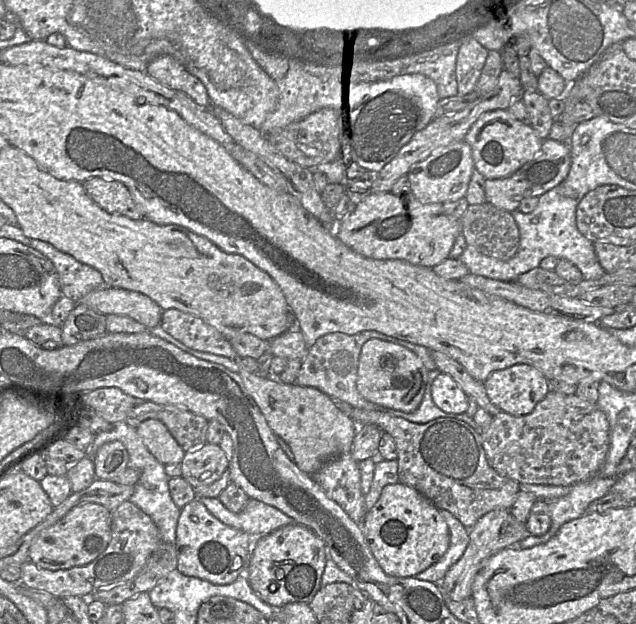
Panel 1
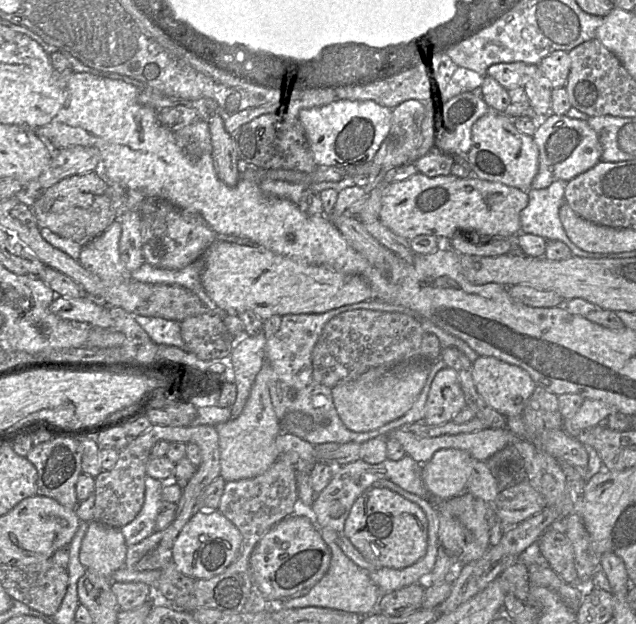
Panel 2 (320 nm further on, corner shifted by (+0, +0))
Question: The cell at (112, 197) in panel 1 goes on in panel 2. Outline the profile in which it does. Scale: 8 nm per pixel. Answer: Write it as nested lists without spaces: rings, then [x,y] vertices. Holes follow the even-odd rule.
[[[96,171],[66,177],[29,203],[40,229],[47,228],[82,246],[98,237],[118,219],[110,198],[110,185]]]

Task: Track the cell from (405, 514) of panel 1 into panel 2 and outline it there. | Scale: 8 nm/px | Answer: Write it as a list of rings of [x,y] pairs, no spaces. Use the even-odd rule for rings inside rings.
[[[388,488],[365,491],[353,504],[344,535],[369,562],[379,568],[401,569],[419,561],[428,548],[428,519],[412,501]]]

